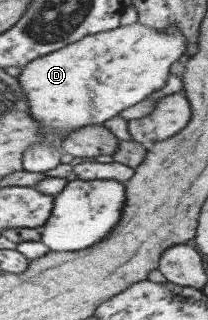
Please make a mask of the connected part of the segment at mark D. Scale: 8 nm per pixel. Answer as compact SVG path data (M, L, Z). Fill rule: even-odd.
M136 21L130 26L122 26L112 31L92 34L75 44L68 45L42 56L21 68L18 76L32 104L34 116L46 128L66 128L66 126L102 125L106 120L119 116L128 108L144 103L146 98L160 92L170 80L170 70L174 60L180 60L188 50L188 40L178 26L171 26L160 32L156 28L144 26Z

